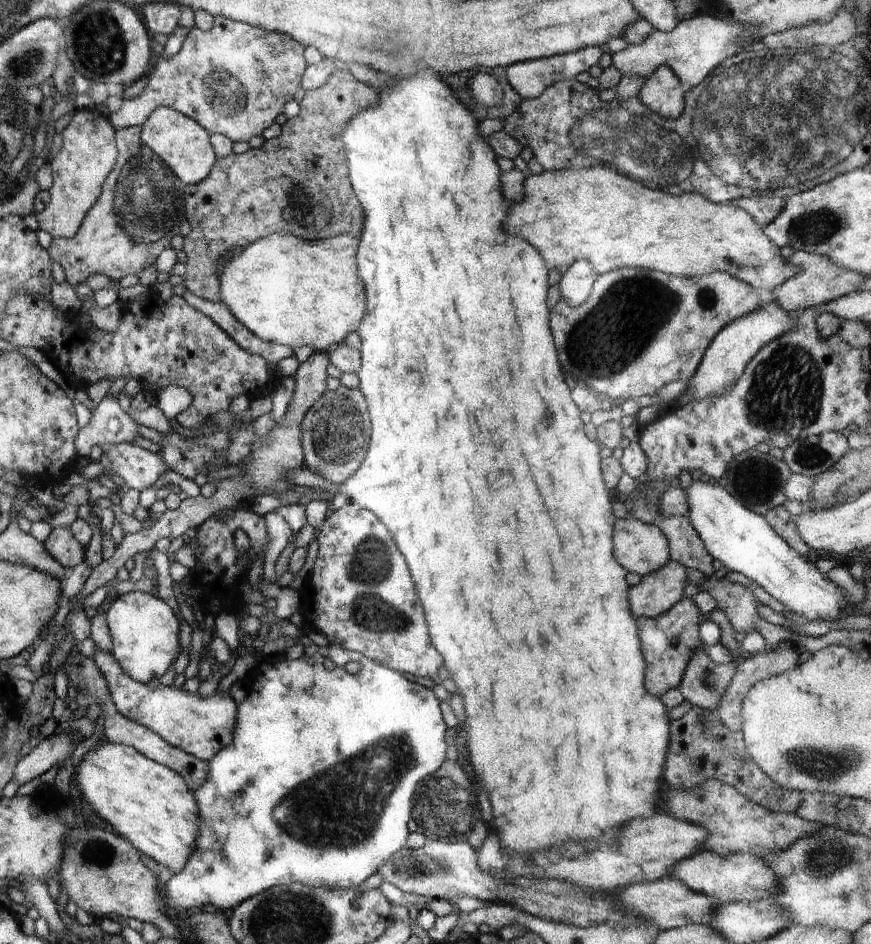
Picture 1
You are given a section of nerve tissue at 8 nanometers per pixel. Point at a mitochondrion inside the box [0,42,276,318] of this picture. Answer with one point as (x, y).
(142, 195)

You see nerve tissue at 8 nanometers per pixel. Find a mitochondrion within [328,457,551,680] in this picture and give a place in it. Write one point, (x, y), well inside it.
(371, 564)

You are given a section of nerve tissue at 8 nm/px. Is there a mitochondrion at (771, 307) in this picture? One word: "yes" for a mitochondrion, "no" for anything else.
no

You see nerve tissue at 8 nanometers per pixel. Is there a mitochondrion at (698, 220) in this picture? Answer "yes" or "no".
no

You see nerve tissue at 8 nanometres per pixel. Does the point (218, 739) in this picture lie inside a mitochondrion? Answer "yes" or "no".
no

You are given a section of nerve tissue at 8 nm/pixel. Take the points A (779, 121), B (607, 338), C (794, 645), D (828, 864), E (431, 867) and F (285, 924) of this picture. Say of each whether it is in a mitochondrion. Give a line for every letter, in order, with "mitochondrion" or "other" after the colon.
A: mitochondrion
B: mitochondrion
C: other
D: mitochondrion
E: mitochondrion
F: mitochondrion

